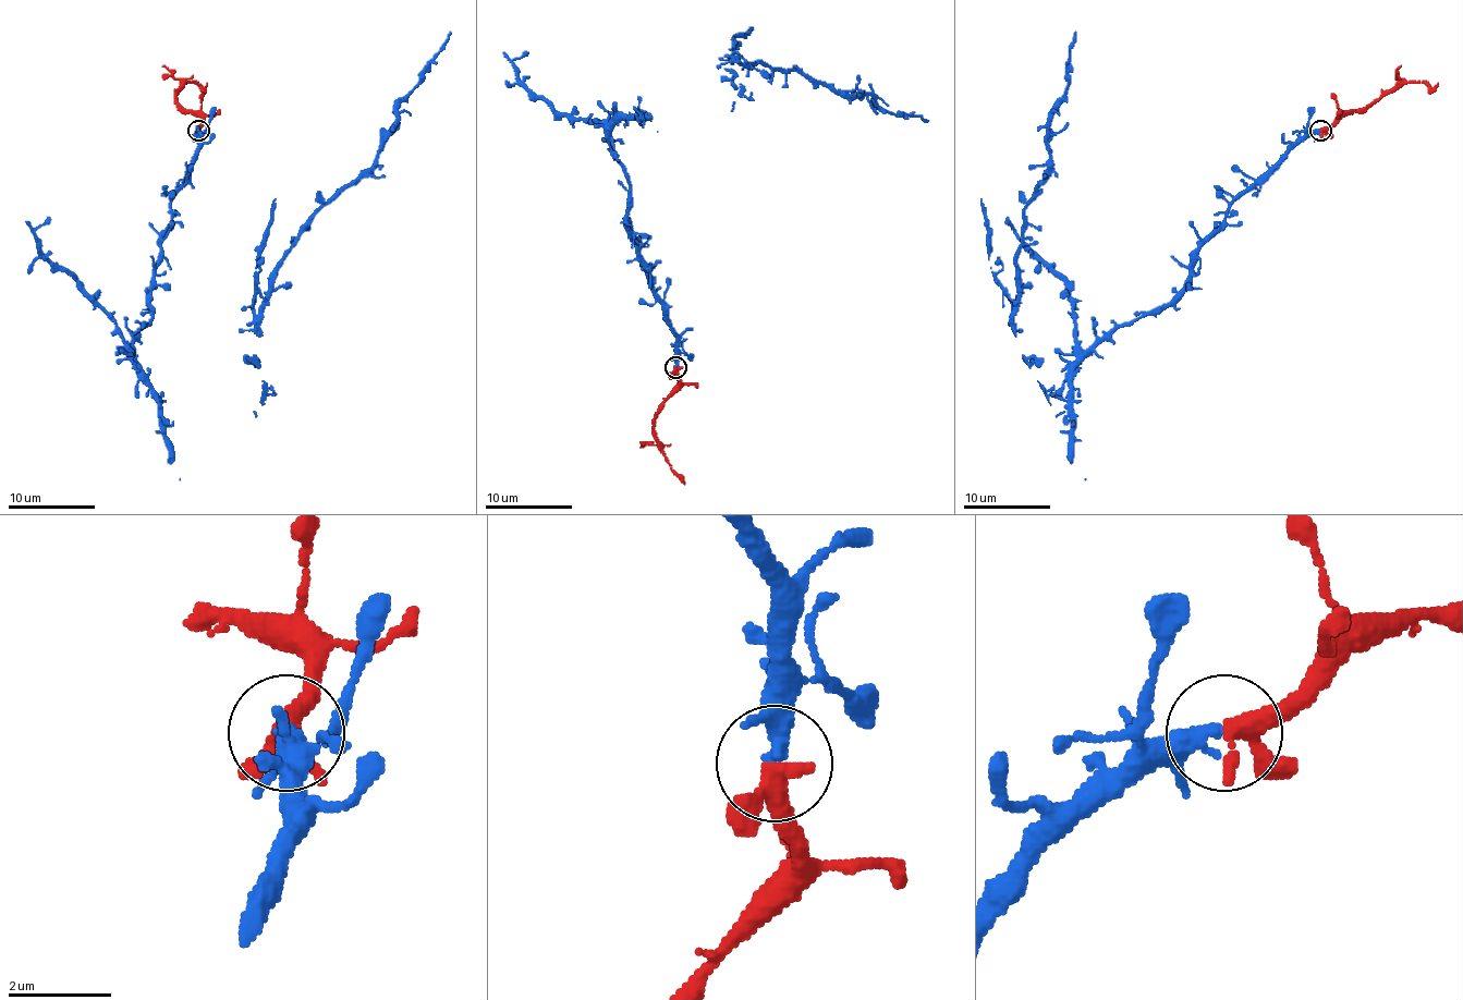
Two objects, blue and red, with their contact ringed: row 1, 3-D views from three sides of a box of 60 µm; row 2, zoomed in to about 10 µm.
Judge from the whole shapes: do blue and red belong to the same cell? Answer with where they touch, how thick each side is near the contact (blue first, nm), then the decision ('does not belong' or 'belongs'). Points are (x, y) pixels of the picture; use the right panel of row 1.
at (1320, 130); 280 nm thick on the blue side, 320 nm on the other; belongs

